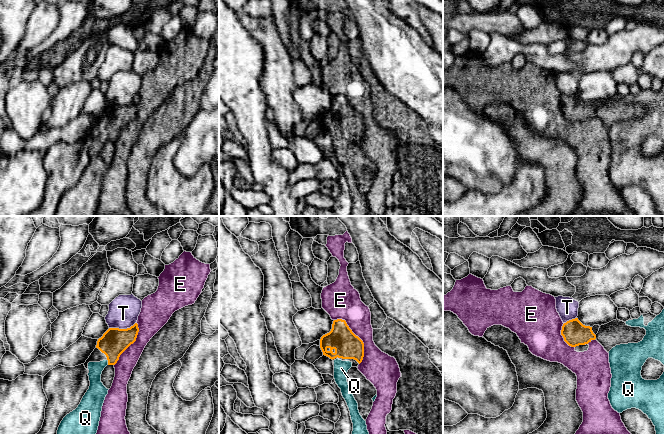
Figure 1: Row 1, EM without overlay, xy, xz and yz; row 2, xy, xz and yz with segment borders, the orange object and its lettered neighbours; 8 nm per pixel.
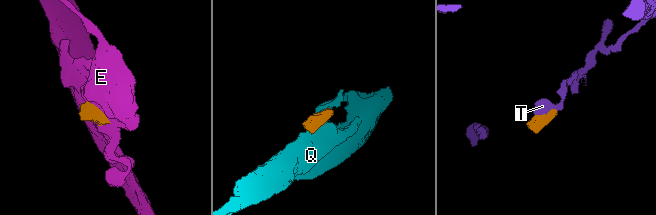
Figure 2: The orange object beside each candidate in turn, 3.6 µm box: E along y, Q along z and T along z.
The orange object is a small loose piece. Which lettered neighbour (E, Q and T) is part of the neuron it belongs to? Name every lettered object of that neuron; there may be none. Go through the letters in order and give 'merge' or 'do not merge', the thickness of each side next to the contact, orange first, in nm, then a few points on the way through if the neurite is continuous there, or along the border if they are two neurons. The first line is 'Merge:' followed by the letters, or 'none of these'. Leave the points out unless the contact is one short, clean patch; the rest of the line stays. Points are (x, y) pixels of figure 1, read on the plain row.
Merge: Q
E: do not merge; calibres 220 and 220 nm
Q: merge; calibres 220 and 150 nm; way xy (115, 117), (108, 138), (96, 147), (97, 167)
T: do not merge; calibres 220 and 240 nm; border xy (135, 98), (126, 104), (109, 104)

